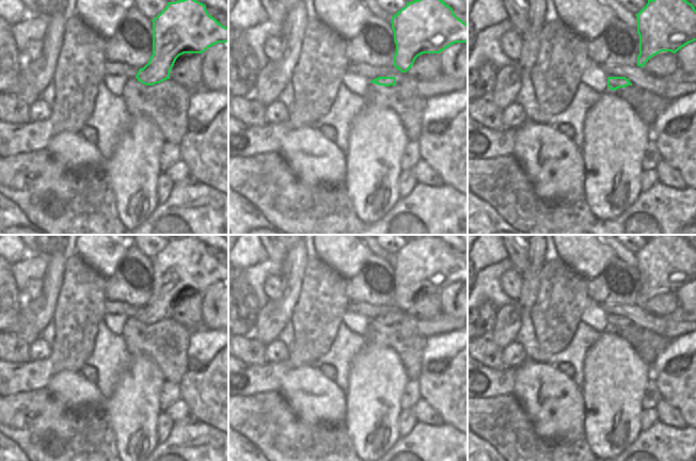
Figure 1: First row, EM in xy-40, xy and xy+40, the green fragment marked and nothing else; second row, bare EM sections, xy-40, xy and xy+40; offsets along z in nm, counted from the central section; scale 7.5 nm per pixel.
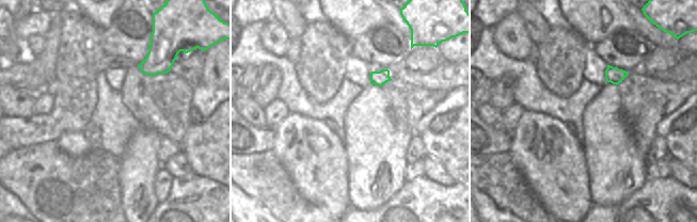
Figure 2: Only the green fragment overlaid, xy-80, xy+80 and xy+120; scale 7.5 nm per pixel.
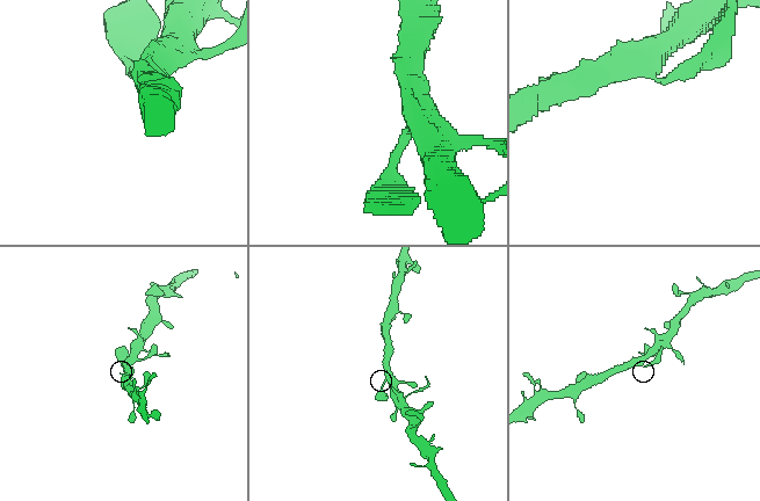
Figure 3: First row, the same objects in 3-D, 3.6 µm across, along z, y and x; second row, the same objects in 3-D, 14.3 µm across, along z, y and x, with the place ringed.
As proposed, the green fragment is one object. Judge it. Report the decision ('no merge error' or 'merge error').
no merge error

